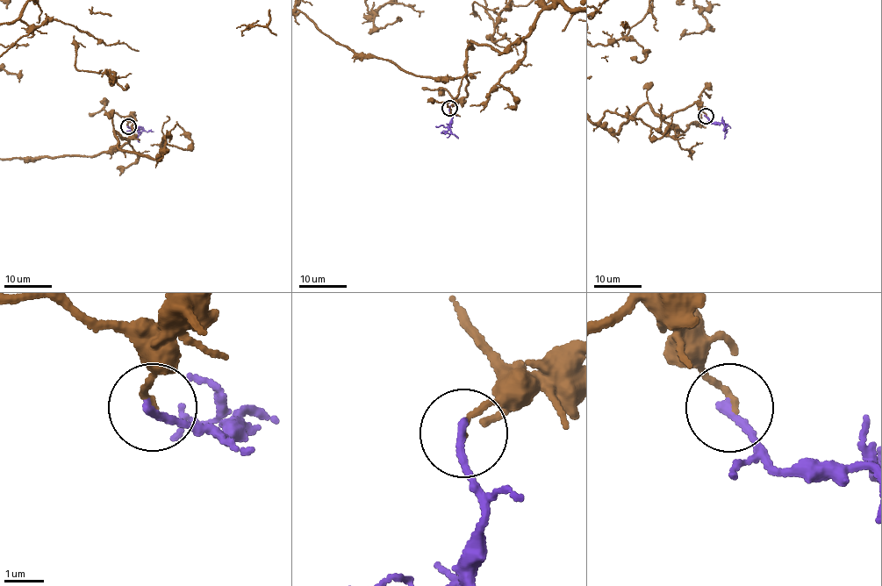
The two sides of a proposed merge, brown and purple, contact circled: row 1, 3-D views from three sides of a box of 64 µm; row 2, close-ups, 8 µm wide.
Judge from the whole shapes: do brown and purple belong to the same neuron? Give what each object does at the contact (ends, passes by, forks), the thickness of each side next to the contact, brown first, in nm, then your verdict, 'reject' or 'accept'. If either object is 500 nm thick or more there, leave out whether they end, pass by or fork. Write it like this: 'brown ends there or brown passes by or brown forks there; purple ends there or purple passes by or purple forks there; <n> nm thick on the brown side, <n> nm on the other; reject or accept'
brown ends there; purple ends there; 140 nm thick on the brown side, 220 nm on the other; reject

